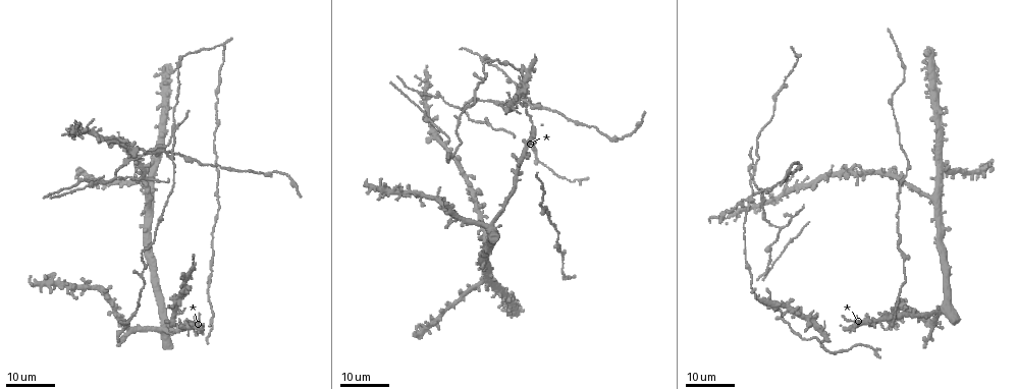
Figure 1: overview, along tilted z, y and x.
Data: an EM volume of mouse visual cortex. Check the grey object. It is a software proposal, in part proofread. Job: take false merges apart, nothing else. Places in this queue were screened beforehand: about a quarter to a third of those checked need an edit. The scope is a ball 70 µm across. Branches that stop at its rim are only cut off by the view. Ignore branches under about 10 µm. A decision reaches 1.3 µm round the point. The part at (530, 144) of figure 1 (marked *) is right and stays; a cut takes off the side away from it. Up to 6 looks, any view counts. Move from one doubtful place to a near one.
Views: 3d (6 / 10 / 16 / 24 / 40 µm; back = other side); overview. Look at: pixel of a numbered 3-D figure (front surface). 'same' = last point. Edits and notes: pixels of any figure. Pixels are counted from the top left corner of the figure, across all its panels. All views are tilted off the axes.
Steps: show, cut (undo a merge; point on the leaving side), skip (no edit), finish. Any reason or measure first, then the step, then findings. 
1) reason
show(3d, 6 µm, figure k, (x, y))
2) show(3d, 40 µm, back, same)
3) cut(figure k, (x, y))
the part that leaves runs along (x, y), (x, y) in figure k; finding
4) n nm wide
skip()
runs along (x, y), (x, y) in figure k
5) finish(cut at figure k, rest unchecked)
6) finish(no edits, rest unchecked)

thick turns thin
show(3d, 24 µm, figure 1, (213, 255))

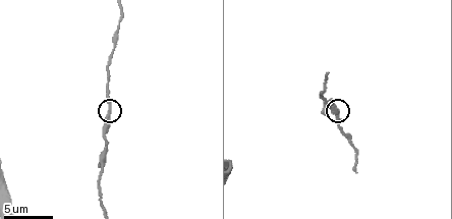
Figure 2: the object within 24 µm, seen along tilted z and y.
show(3d, 6 µm, figure 2, (109, 117))

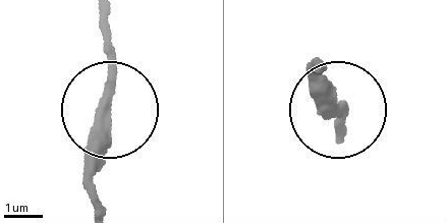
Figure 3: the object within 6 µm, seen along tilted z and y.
skip()
runs along (315, 71), (314, 86), (342, 122) in figure 3; one neuron here

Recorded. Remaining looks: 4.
four or more arms meet
show(3d, 16 µm, figure 1, (168, 157))

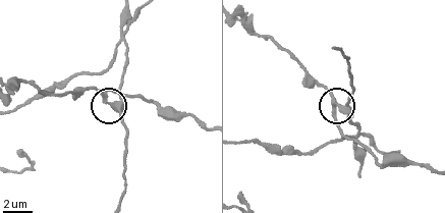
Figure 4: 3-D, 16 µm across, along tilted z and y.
show(3d, 10 µm, figure 4, (339, 106))

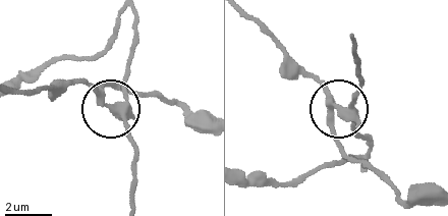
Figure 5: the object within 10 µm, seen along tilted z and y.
5 arms
cut(figure 5, (330, 121))
a second neuron is stuck on

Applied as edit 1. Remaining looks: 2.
finish(cut at figure 5, rest unchecked)

